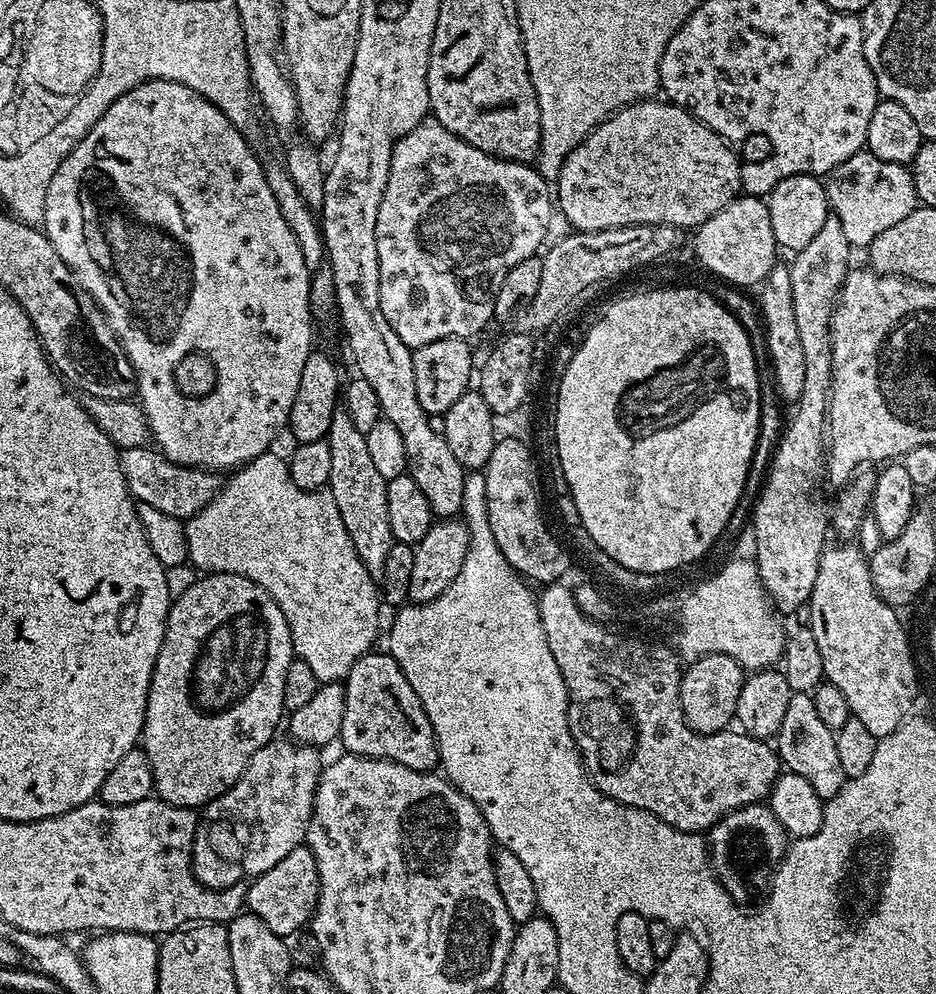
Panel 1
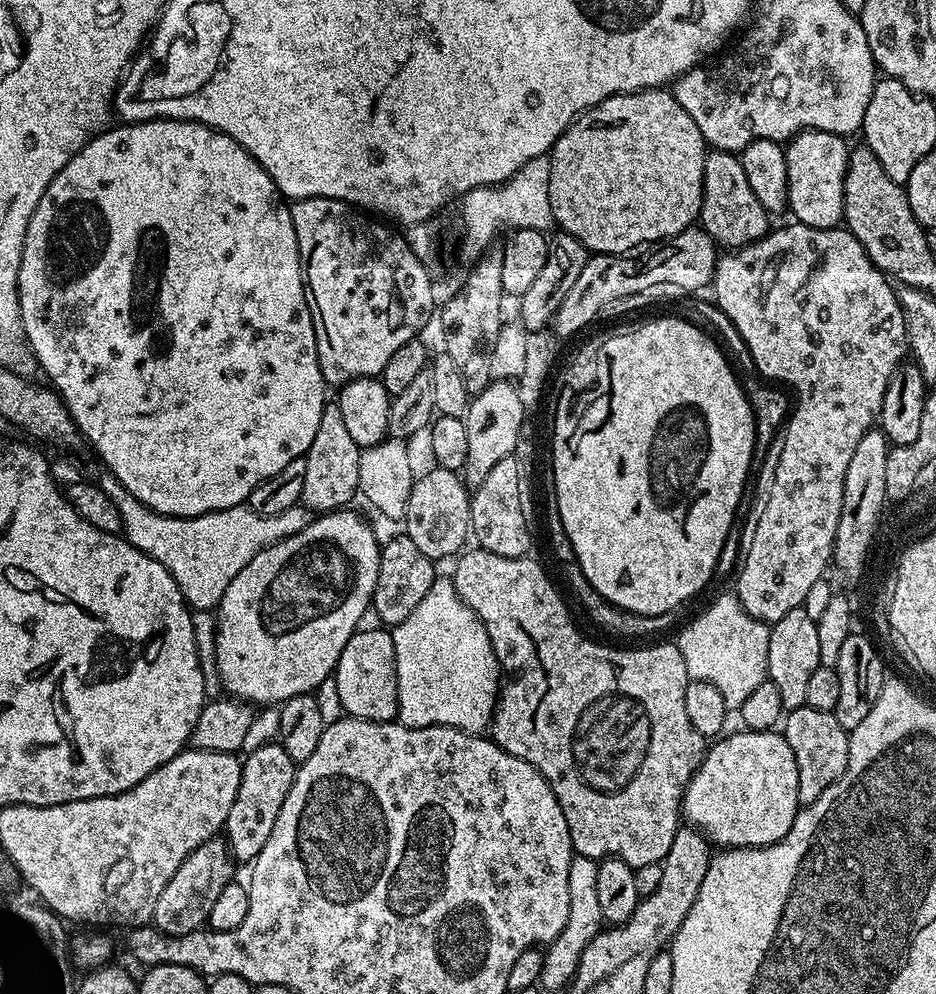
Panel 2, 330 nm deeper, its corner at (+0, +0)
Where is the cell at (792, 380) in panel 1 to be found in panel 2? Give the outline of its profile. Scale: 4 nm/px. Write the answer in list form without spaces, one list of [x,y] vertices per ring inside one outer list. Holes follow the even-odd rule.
[[[708,152],[704,167],[704,185],[702,186],[702,206],[700,207],[699,227],[724,250],[745,248],[768,235],[770,231],[770,214],[754,198],[754,190],[750,190],[750,181],[746,178],[746,170],[742,170],[739,155],[730,152]]]

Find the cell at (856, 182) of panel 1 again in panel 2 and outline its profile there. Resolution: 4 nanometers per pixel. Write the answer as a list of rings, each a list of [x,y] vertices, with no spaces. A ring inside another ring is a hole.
[[[800,132],[787,141],[788,207],[799,223],[811,228],[834,228],[844,219],[844,179],[850,155],[849,141],[829,132]]]

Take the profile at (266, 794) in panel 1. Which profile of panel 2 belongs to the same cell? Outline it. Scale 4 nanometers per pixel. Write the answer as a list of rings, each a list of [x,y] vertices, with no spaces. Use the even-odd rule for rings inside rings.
[[[220,838],[207,840],[200,849],[188,855],[186,862],[178,866],[174,878],[166,882],[166,890],[162,890],[158,906],[154,906],[151,923],[167,936],[201,931],[207,925],[210,910],[218,899],[218,894],[222,894],[222,890],[226,890],[226,886],[233,883],[232,867],[234,861],[227,843]]]

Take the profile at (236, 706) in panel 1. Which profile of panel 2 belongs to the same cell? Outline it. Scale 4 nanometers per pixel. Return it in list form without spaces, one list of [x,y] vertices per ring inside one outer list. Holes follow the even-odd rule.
[[[337,510],[317,515],[309,519],[308,525],[298,534],[287,536],[284,540],[279,540],[277,544],[272,544],[269,548],[264,548],[226,586],[226,594],[222,594],[218,607],[215,609],[216,615],[216,668],[220,671],[220,684],[225,688],[229,697],[245,701],[253,706],[259,704],[279,705],[285,700],[311,693],[320,687],[323,680],[329,679],[335,673],[336,663],[350,638],[361,627],[360,619],[364,616],[364,611],[369,611],[374,594],[374,582],[378,582],[378,562],[380,561],[381,541],[376,541],[376,536],[372,533],[372,528],[364,524],[360,516],[355,516],[350,510]]]

